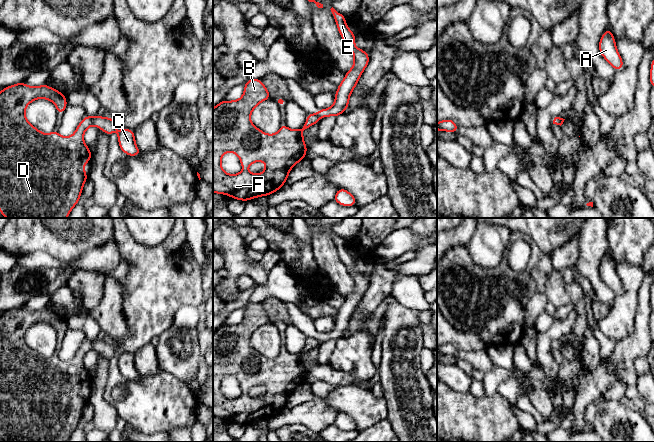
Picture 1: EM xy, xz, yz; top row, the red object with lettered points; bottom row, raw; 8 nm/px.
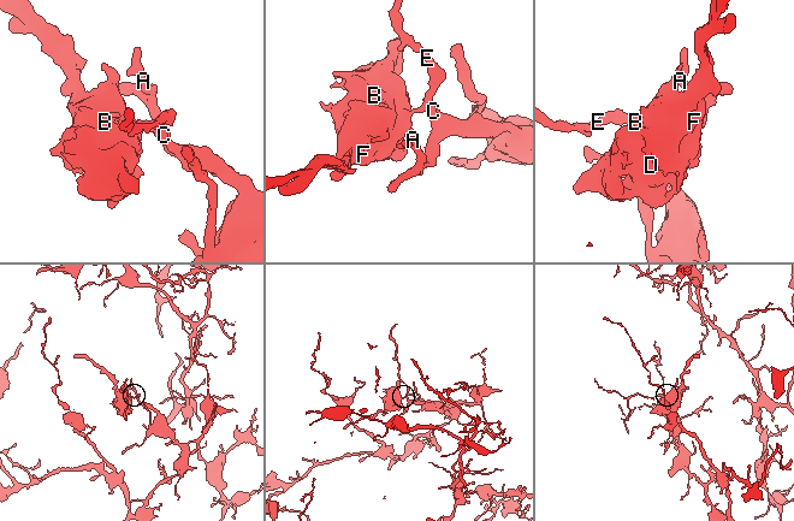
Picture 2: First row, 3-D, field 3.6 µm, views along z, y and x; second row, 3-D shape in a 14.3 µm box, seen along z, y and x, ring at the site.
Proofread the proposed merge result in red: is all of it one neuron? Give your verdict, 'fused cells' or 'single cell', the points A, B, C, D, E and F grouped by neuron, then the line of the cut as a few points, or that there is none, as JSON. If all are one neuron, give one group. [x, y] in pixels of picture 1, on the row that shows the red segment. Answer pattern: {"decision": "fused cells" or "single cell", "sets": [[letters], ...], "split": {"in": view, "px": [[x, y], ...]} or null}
{"decision": "fused cells", "sets": [["A", "C", "E"], ["B", "D", "F"]], "split": {"in": "xy", "px": [[93, 117], [94, 124]]}}

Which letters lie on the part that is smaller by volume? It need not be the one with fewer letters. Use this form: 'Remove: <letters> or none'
Remove: B, D, F

